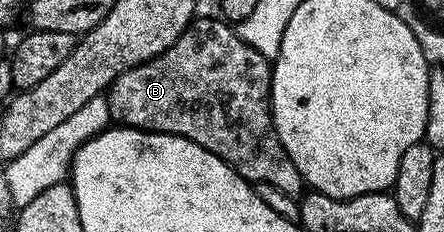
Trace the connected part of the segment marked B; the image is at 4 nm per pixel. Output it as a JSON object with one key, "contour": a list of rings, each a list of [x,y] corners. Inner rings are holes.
{"contour":[[[202,16],[195,17],[194,21],[187,26],[186,31],[183,32],[163,54],[158,54],[152,60],[142,62],[138,66],[132,67],[130,70],[124,71],[124,73],[111,84],[108,93],[105,95],[106,102],[110,105],[110,117],[115,123],[124,126],[132,126],[136,130],[151,130],[153,134],[175,134],[176,136],[184,136],[188,140],[200,144],[200,148],[208,148],[208,152],[220,156],[240,177],[246,179],[247,182],[251,184],[257,184],[259,182],[272,184],[272,188],[280,188],[280,192],[284,192],[285,194],[293,194],[295,196],[301,195],[304,190],[302,177],[296,168],[296,164],[292,164],[288,152],[284,152],[284,144],[280,144],[280,140],[276,136],[274,121],[270,115],[271,59],[265,58],[256,48],[249,46],[248,43],[237,34],[233,25],[227,24],[217,17],[215,18],[216,19],[202,18]]]}

